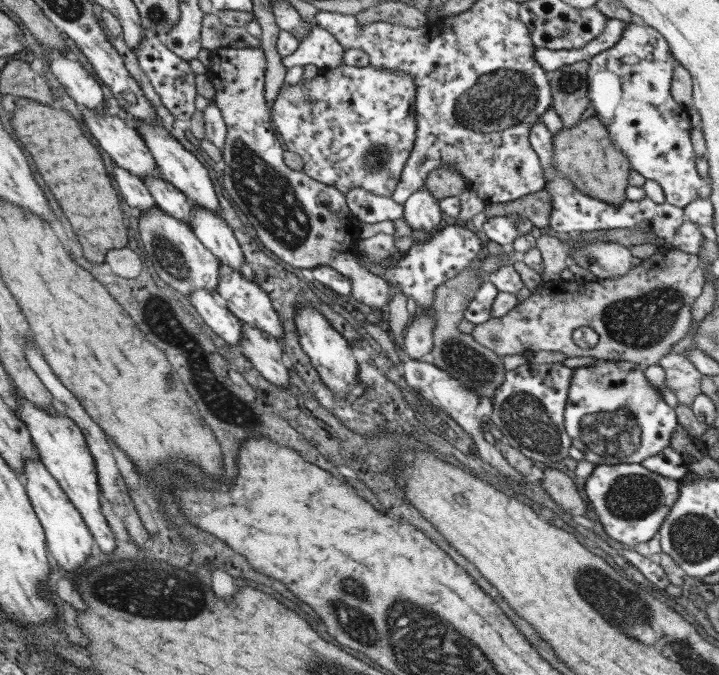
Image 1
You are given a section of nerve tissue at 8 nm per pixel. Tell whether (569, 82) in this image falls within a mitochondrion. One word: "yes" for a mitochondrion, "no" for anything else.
yes

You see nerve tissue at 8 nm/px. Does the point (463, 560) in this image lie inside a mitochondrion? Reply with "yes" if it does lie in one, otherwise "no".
no

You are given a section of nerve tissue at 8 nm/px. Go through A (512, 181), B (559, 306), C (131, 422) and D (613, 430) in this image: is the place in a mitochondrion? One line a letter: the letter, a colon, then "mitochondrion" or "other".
A: other
B: other
C: other
D: mitochondrion

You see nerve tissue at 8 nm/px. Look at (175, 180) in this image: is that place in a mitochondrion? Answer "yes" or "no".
no

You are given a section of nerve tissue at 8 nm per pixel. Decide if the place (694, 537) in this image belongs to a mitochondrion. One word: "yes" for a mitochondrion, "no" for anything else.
yes

